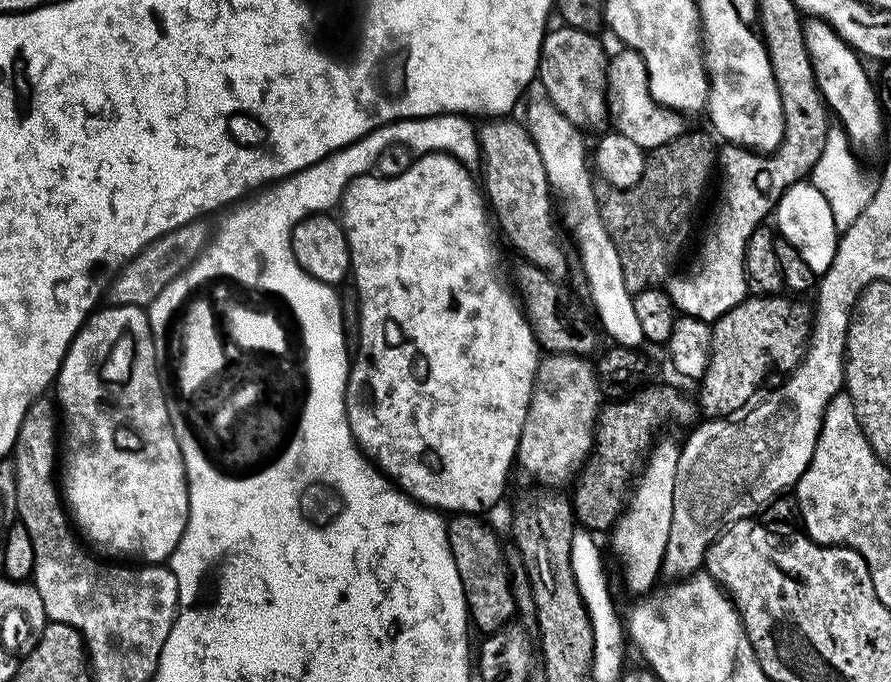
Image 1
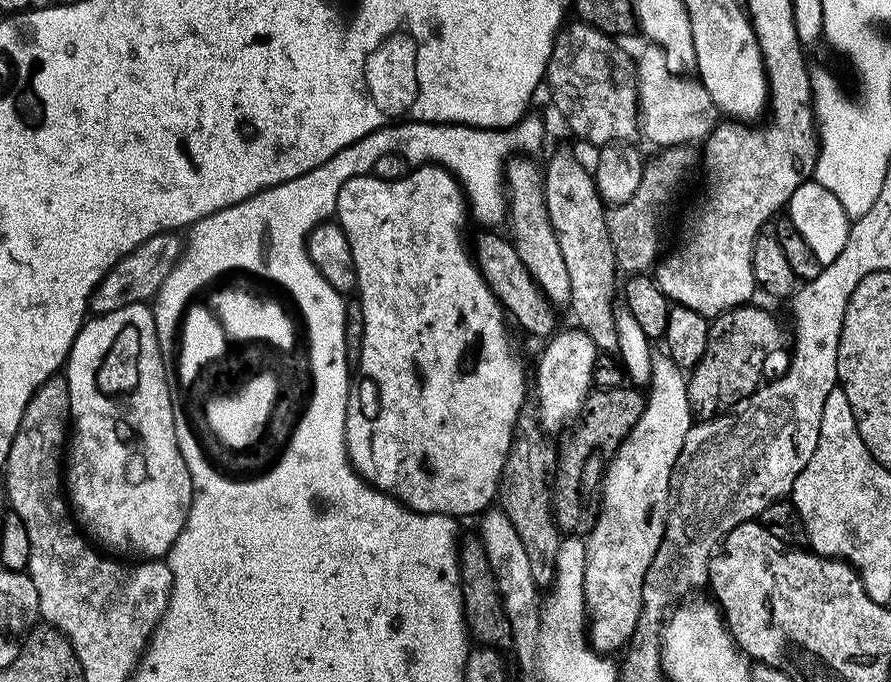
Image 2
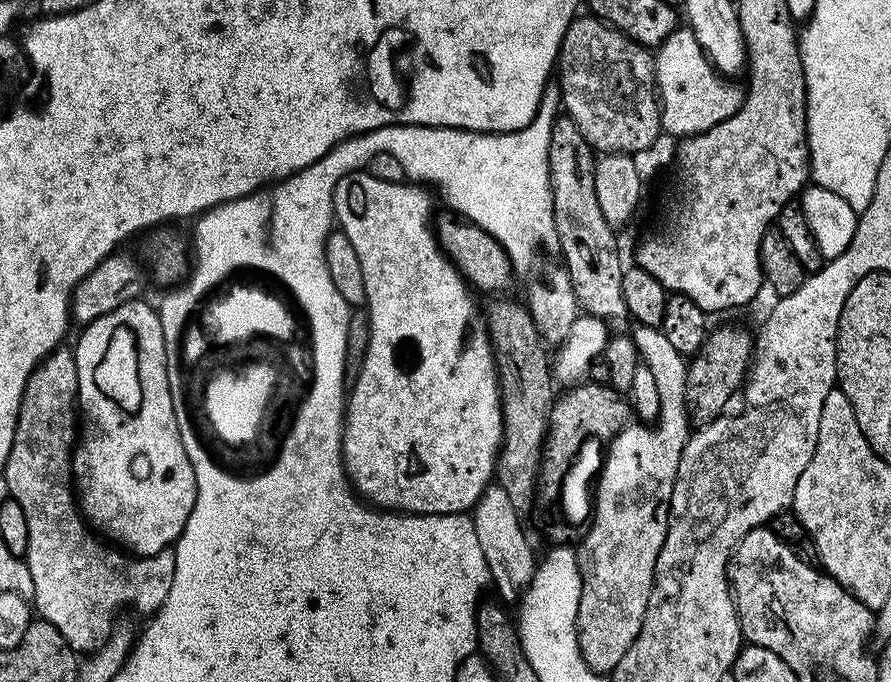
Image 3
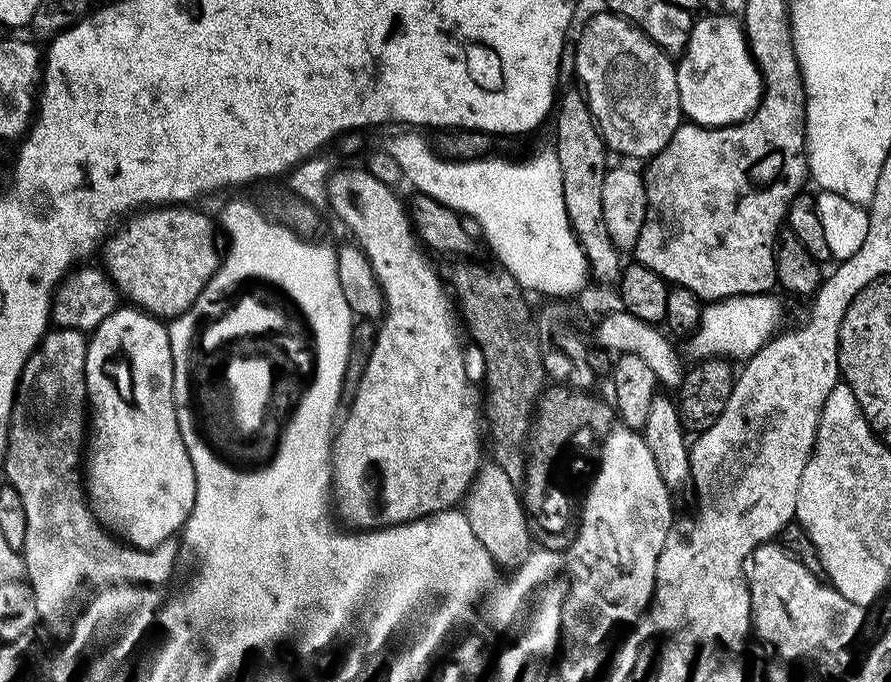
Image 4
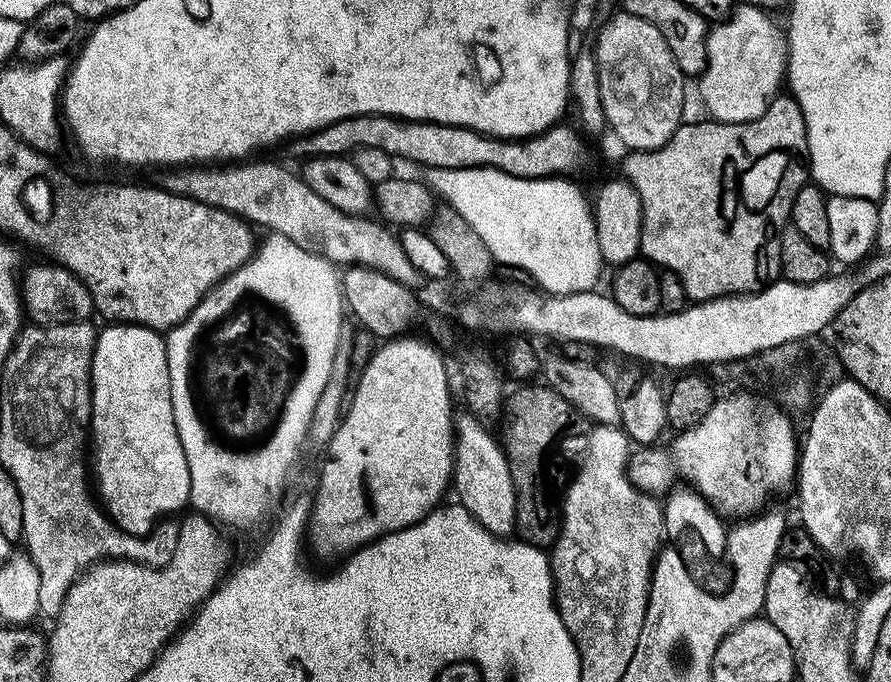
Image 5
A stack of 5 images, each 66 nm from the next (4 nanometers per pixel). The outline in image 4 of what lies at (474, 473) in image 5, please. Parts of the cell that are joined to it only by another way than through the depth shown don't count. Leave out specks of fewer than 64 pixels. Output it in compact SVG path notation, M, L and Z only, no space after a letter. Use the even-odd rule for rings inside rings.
M491 460L485 461L472 479L462 501L462 511L478 542L486 546L486 554L490 554L490 558L494 558L501 569L519 568L528 553L533 551L534 537L528 530L527 516L516 482Z

